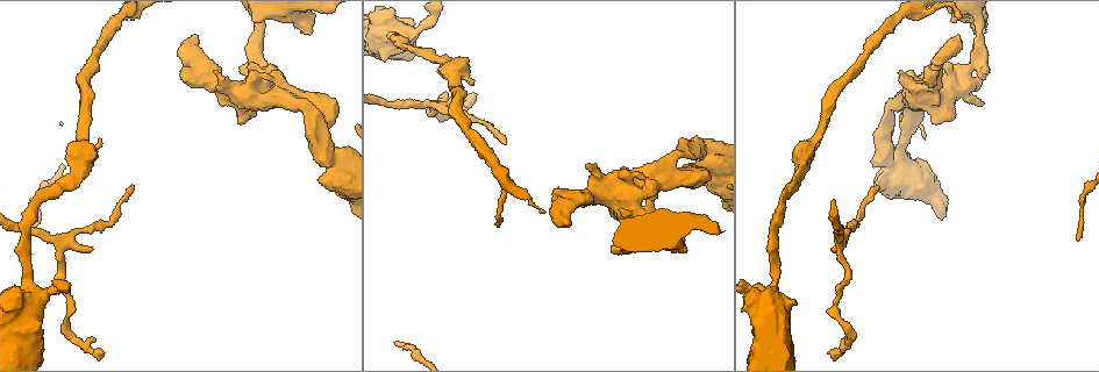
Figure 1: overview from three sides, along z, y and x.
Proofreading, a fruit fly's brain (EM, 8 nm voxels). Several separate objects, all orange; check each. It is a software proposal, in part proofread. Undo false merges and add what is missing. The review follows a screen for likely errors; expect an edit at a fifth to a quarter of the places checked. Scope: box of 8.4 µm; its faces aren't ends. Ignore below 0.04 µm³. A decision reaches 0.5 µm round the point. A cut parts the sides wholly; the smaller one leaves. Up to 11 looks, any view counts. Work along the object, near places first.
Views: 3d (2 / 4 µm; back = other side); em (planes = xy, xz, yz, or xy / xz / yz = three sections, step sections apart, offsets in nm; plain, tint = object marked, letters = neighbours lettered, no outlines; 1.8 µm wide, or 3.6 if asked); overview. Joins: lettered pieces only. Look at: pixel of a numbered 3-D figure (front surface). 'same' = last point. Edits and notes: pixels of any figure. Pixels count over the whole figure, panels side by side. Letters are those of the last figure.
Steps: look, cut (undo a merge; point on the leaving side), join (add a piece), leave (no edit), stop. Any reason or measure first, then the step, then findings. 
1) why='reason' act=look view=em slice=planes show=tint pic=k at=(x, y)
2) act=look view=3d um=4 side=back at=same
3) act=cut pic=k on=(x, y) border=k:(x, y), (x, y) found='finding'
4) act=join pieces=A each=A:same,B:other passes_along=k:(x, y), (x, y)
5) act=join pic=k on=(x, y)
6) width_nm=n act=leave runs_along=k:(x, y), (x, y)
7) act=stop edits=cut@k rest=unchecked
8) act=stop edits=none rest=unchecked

why='end of a long branch' act=look view=3d um=4 pic=1 at=(103, 352)

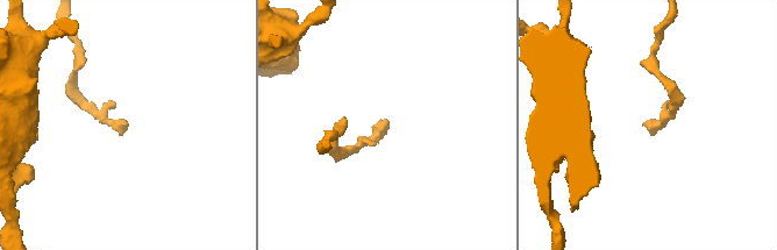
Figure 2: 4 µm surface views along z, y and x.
why='shape alone is not enough' act=look view=em slice=yz step=16 show=tint pic=2 at=(126, 122)

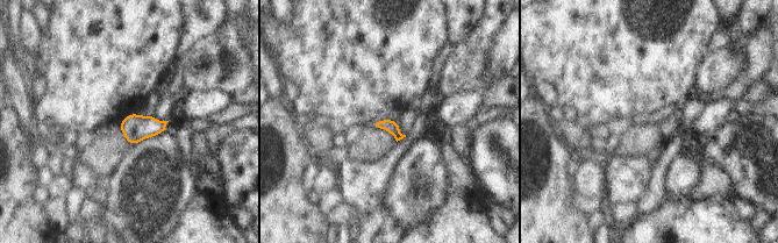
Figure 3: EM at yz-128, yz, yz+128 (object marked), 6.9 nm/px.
act=look view=em slice=xz step=8 show=letters at=same

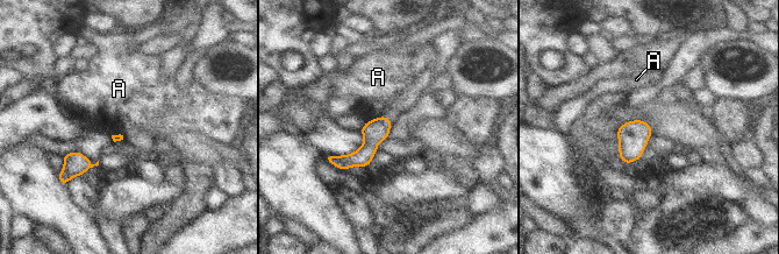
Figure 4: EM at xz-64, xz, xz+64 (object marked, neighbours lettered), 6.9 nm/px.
act=leave each=A:other runs_along=4:(388, 122), (355, 160), (333, 160) found='no lettered piece goes on from it'

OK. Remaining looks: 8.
why='tapers out' act=look view=em slice=planes show=letters pic=1 at=(505, 142)

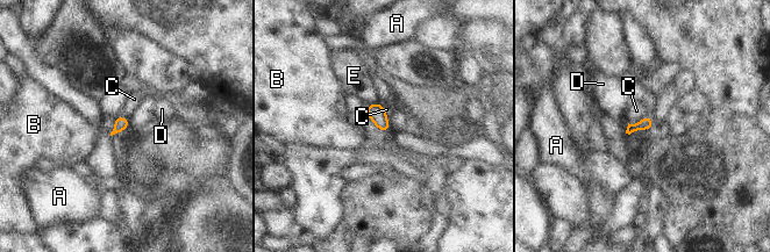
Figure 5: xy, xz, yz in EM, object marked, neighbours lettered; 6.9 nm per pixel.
width_nm=90 act=leave each=A:other,B:other,C:other,D:other,E:other border=5:(650, 115), (634, 123), (628, 123) found='none of them fits'

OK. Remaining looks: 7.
why='free end' act=look view=3d um=2 pic=1 at=(92, 247)

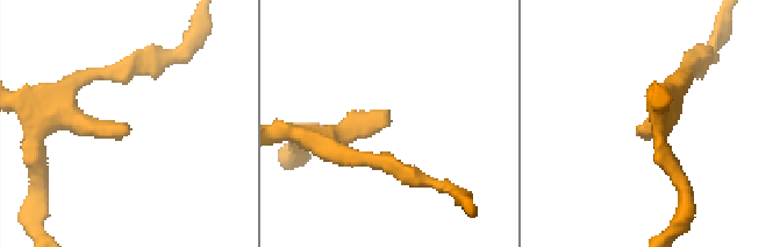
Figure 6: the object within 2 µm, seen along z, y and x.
act=look view=em slice=planes show=plain pic=6 at=(127, 124)

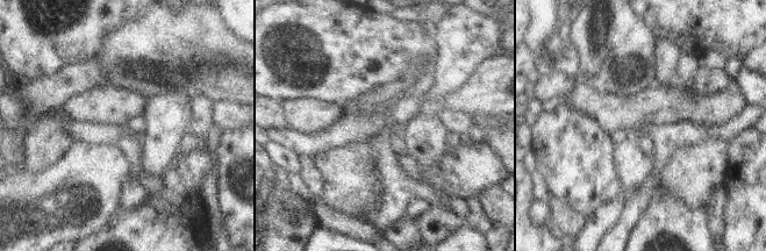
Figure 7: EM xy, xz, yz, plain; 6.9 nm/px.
why='see the neighbours' act=look view=em slice=planes show=letters at=same

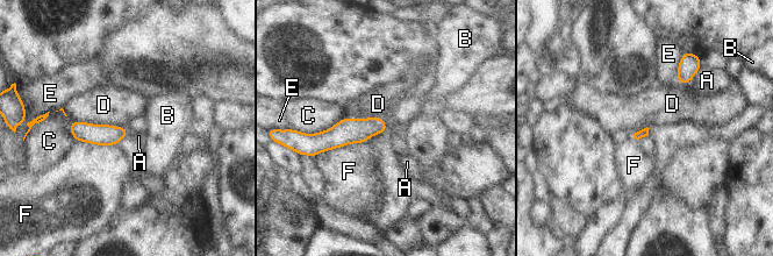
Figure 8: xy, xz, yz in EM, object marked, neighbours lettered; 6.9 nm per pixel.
act=leave each=A:other,B:other,C:other,D:other,E:other,F:other runs_along=8:(384, 128), (348, 130), (317, 141) found='none of them fits'

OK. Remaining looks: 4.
act=look view=em slice=planes show=letters pic=1 at=(655, 194)

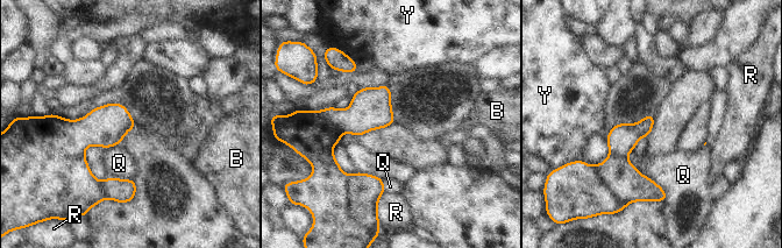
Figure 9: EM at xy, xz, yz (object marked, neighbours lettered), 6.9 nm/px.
longest_contact=Q:360nm act=leave each=B:other,Q:other,R:other,Y:other border=9:(632, 163), (666, 192), (665, 203) found='none of them fits'

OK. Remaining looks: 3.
act=stop edits=none rest=unchecked

